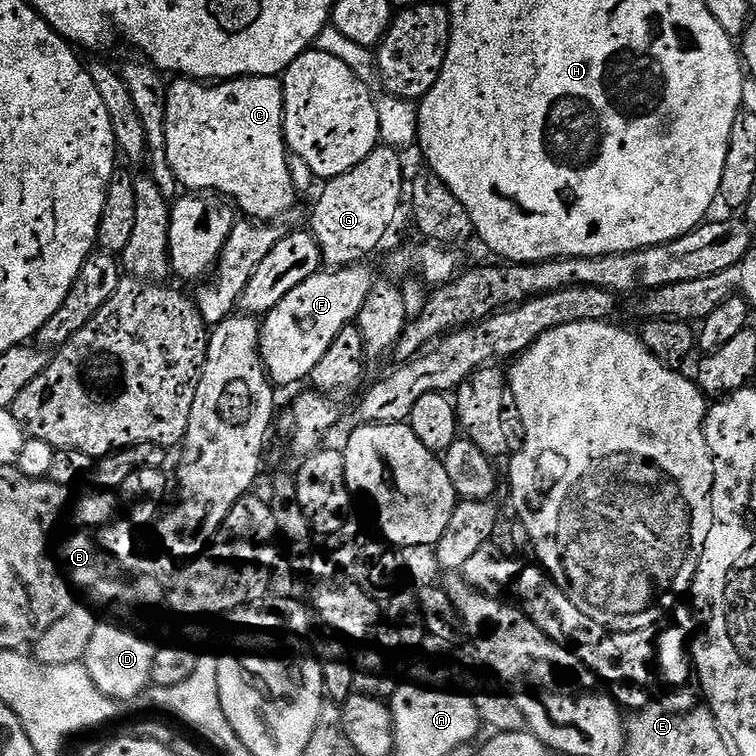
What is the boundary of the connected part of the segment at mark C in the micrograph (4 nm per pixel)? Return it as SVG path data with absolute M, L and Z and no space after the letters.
M242 76L239 80L225 80L223 82L201 82L199 80L194 80L191 78L176 78L167 85L168 87L168 105L166 106L166 118L165 118L165 128L166 128L166 144L168 146L168 154L170 160L170 166L173 167L173 172L176 175L179 183L183 185L186 189L191 190L196 194L206 194L202 192L221 192L224 196L229 196L230 199L236 200L236 204L245 212L243 214L245 217L251 218L256 222L276 222L279 221L279 216L284 216L292 207L296 204L296 184L292 181L292 168L288 165L288 160L290 161L290 149L284 138L284 82L280 76Z

